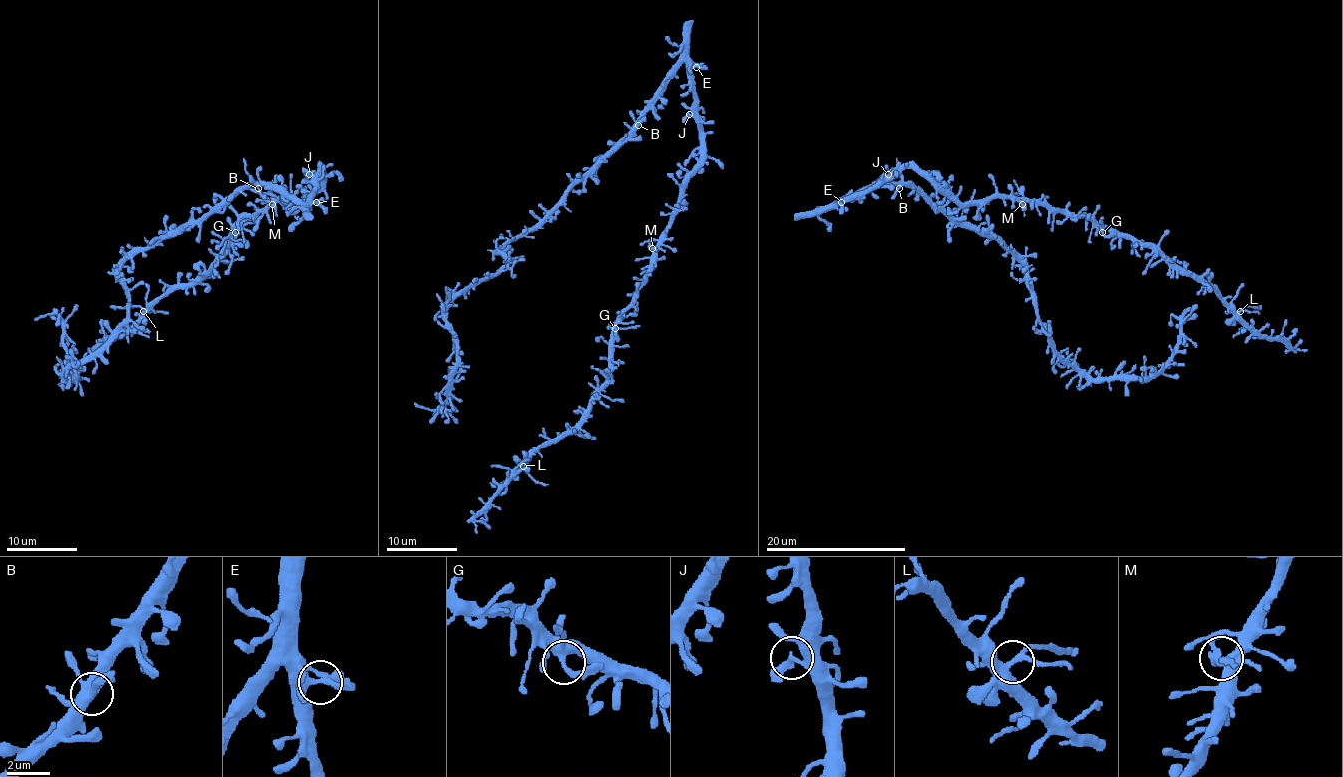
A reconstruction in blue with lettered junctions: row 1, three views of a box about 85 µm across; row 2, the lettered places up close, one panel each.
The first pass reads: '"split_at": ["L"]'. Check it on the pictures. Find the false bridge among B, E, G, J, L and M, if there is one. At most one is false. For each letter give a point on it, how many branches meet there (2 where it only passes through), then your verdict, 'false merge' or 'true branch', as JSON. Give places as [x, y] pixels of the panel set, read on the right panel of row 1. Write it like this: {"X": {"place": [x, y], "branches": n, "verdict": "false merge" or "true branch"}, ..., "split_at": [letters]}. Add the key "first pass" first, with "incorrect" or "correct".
{"first pass": "correct", "B": {"place": [899, 188], "branches": 4, "verdict": "true branch"}, "E": {"place": [841, 202], "branches": 3, "verdict": "true branch"}, "G": {"place": [1102, 232], "branches": 4, "verdict": "true branch"}, "J": {"place": [888, 174], "branches": 2, "verdict": "true branch"}, "L": {"place": [1240, 311], "branches": 5, "verdict": "false merge"}, "M": {"place": [1022, 204], "branches": 5, "verdict": "true branch"}, "split_at": ["L"]}

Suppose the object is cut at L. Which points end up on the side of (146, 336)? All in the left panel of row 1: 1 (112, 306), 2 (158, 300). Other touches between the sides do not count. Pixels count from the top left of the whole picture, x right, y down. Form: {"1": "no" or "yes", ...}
{"1": "no", "2": "yes"}

